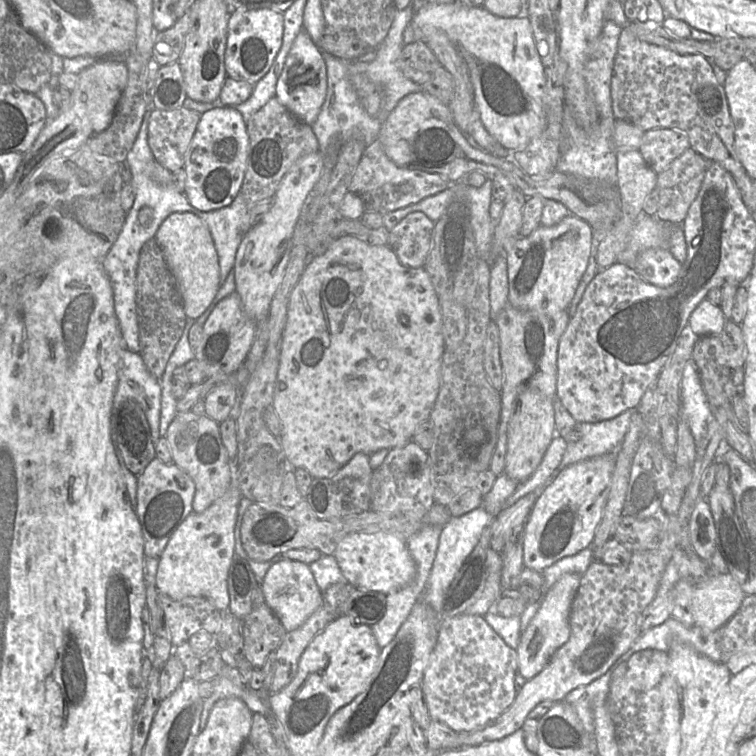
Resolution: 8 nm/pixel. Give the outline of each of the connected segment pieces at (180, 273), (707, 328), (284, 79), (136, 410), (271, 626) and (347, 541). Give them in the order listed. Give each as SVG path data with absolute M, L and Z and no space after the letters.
M175 212L161 223L154 240L173 275L187 318L196 320L208 309L220 287L218 256L207 226L194 213Z
M703 299L691 313L688 328L696 336L720 335L726 322L719 305Z
M302 29L296 36L287 55L276 85L275 98L295 117L312 125L321 111L327 93L327 71L323 52L310 35Z
M124 401L120 410L112 411L112 406L109 415L109 435L113 444L116 456L125 467L135 476L139 476L147 465L155 458L155 446L151 437L151 432L143 411L133 401Z
M266 603L252 609L242 621L244 658L254 668L261 668L268 655L280 646L287 631Z
M386 532L348 534L338 543L333 556L347 582L361 590L386 595L409 585L417 575L407 541Z

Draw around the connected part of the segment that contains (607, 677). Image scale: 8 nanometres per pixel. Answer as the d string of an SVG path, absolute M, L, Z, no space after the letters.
M608 671L591 683L572 690L563 699L574 707L583 727L590 734L594 735L593 710L606 705L613 673Z

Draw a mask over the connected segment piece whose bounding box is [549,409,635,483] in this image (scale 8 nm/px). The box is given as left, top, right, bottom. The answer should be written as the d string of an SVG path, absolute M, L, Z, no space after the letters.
M628 409L615 418L596 423L580 423L582 437L575 443L568 443L561 463L549 479L550 483L567 466L595 456L616 452L630 424L635 409Z

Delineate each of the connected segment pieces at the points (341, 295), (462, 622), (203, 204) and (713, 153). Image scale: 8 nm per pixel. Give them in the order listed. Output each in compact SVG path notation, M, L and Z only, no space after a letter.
M351 235L337 238L323 254L311 258L307 263L288 304L271 403L280 421L279 440L288 462L295 468L305 469L312 478L328 478L341 469L356 453L369 455L379 449L392 449L411 441L417 426L424 420L430 419L438 394L443 352L439 299L424 266L410 268L402 265L388 245L369 245Z
M459 614L442 620L434 650L421 682L431 720L440 721L456 733L470 731L498 717L515 700L514 677L517 651L509 647L482 615Z
M233 106L216 107L201 114L185 154L184 195L200 211L213 211L231 204L243 182L249 153L249 135L241 113Z
M622 28L619 36L617 52L614 59L613 73L611 78L611 100L612 100L612 110L615 119L628 121L636 125L637 127L641 128L643 131L647 131L655 128L670 128L678 131L683 131L687 134L689 138L690 146L697 153L703 156L706 160L708 160L709 162L719 163L733 177L747 174L735 150L734 123L730 114L724 86L718 82L713 72L713 69L710 65L709 59L700 55L681 55L664 47L652 45L650 43L639 40L627 28Z

